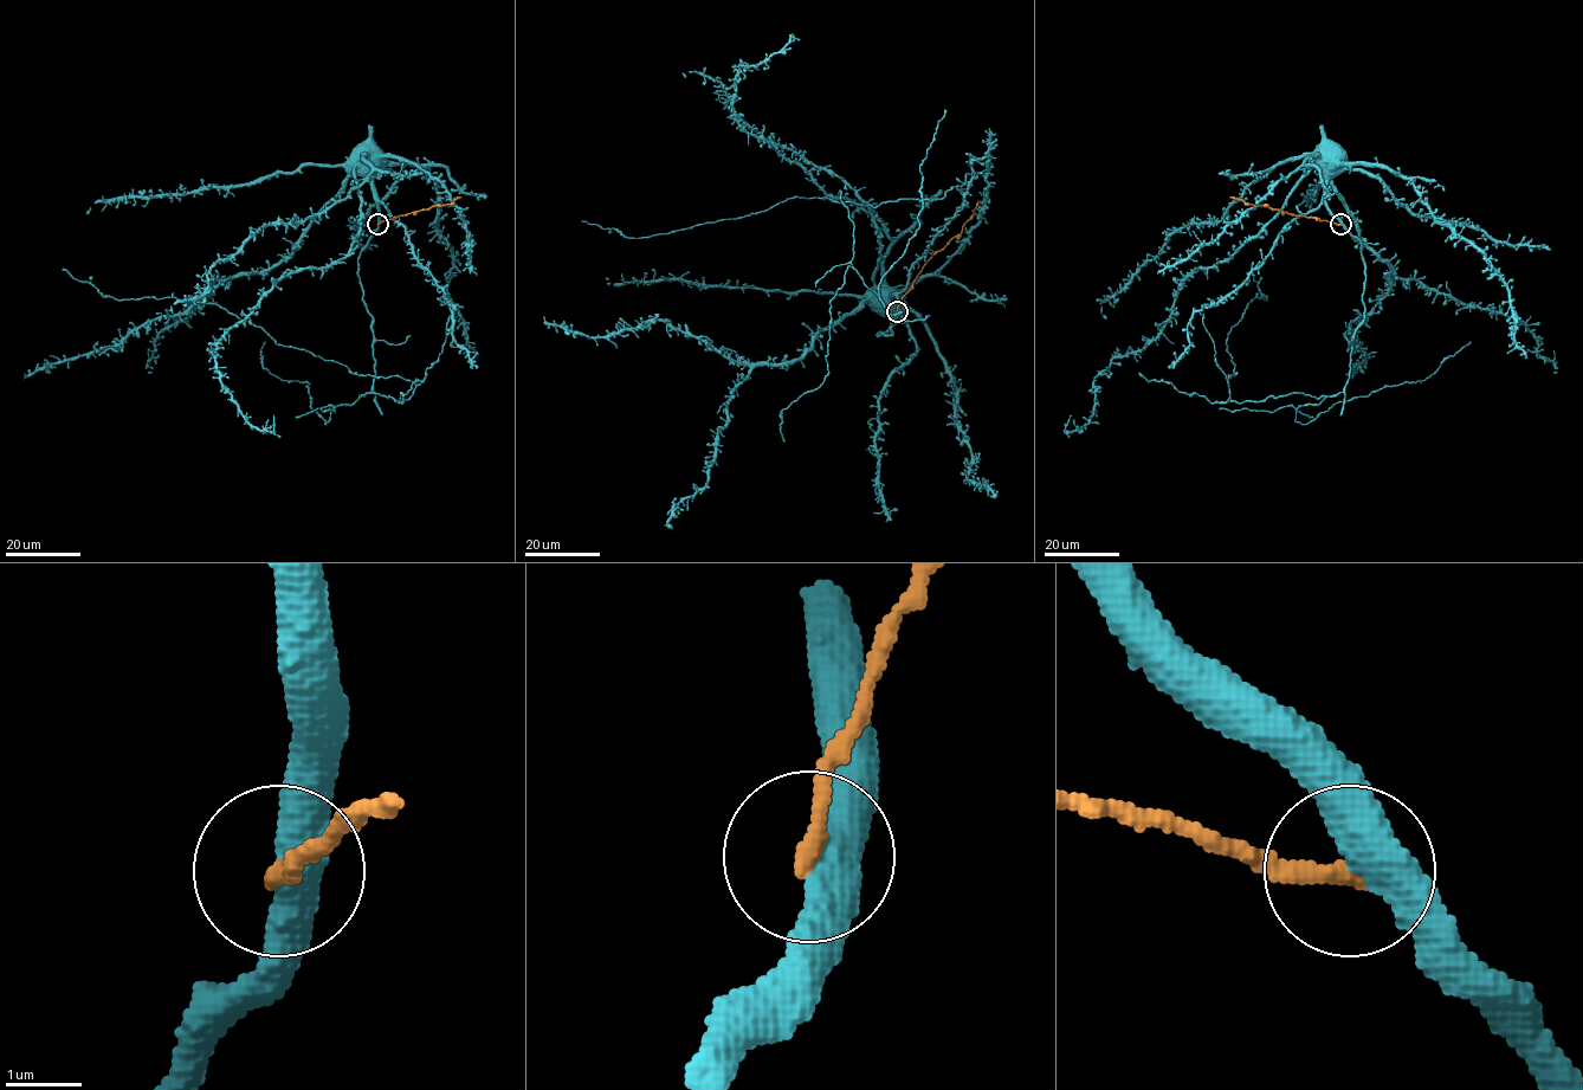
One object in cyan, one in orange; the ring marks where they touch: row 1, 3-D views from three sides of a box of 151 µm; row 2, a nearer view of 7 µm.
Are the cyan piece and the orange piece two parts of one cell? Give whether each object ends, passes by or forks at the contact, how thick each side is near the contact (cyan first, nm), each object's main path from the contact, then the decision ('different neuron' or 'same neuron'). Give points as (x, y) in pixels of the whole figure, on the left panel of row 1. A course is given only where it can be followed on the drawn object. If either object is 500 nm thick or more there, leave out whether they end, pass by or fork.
cyan passes by | orange ends | 480/280 nm | cyan via (378, 224), (357, 266), (375, 378), (359, 398), (402, 402), (413, 381), (63, 268) | orange via (378, 224), (432, 206), (451, 205), (462, 197) | different neuron

